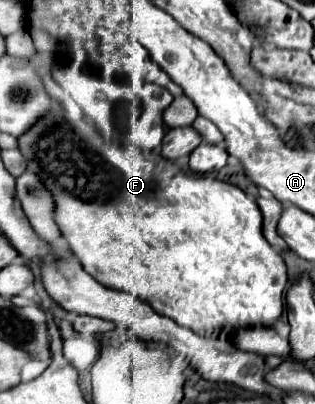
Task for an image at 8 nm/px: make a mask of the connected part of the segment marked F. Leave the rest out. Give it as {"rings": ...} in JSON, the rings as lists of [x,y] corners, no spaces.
{"rings":[[[55,107],[43,121],[35,123],[23,137],[19,137],[19,149],[29,159],[29,169],[39,173],[39,177],[45,181],[45,185],[55,193],[55,221],[59,221],[59,229],[63,237],[67,239],[71,251],[79,257],[83,269],[101,285],[111,289],[123,289],[143,301],[147,301],[159,315],[165,315],[173,319],[175,323],[193,329],[197,335],[205,339],[231,339],[231,335],[237,329],[249,329],[249,327],[273,327],[281,313],[283,313],[283,293],[287,289],[289,277],[287,277],[287,265],[277,253],[269,241],[263,235],[263,215],[253,199],[249,199],[247,193],[243,193],[239,187],[229,185],[219,179],[211,177],[189,177],[185,175],[173,161],[167,161],[161,157],[159,149],[147,153],[141,149],[135,149],[135,145],[129,145],[127,149],[119,145],[107,145],[99,133],[95,133],[95,127],[91,123],[81,121],[81,125],[69,125],[65,119],[63,109]]]}

